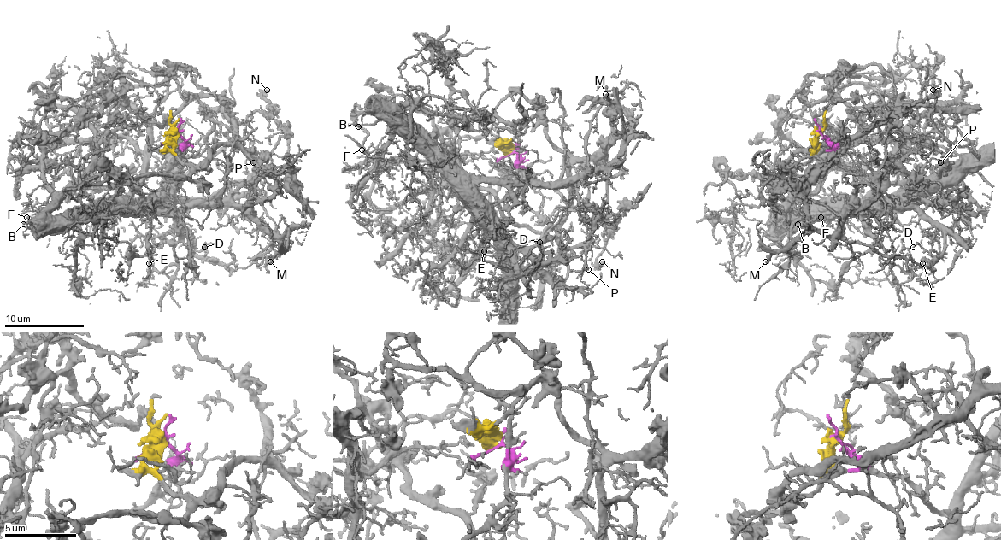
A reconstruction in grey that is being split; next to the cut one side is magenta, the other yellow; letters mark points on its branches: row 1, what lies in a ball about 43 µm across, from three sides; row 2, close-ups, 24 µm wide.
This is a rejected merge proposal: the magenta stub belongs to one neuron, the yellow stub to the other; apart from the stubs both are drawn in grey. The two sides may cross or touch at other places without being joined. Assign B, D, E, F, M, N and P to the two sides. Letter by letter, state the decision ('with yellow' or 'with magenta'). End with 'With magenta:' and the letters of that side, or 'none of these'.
B: with magenta
D: with magenta
E: with magenta
F: with magenta
M: with magenta
N: with yellow
P: with magenta
With magenta: B, D, E, F, M, P

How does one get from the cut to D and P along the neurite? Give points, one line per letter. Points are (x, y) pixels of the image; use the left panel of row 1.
D: (178, 131), (182, 153), (164, 171), (146, 177), (134, 196), (166, 207), (191, 252), (203, 246)
P: (178, 131), (182, 153), (164, 171), (146, 177), (134, 196), (224, 192), (250, 177), (245, 161), (254, 162)

